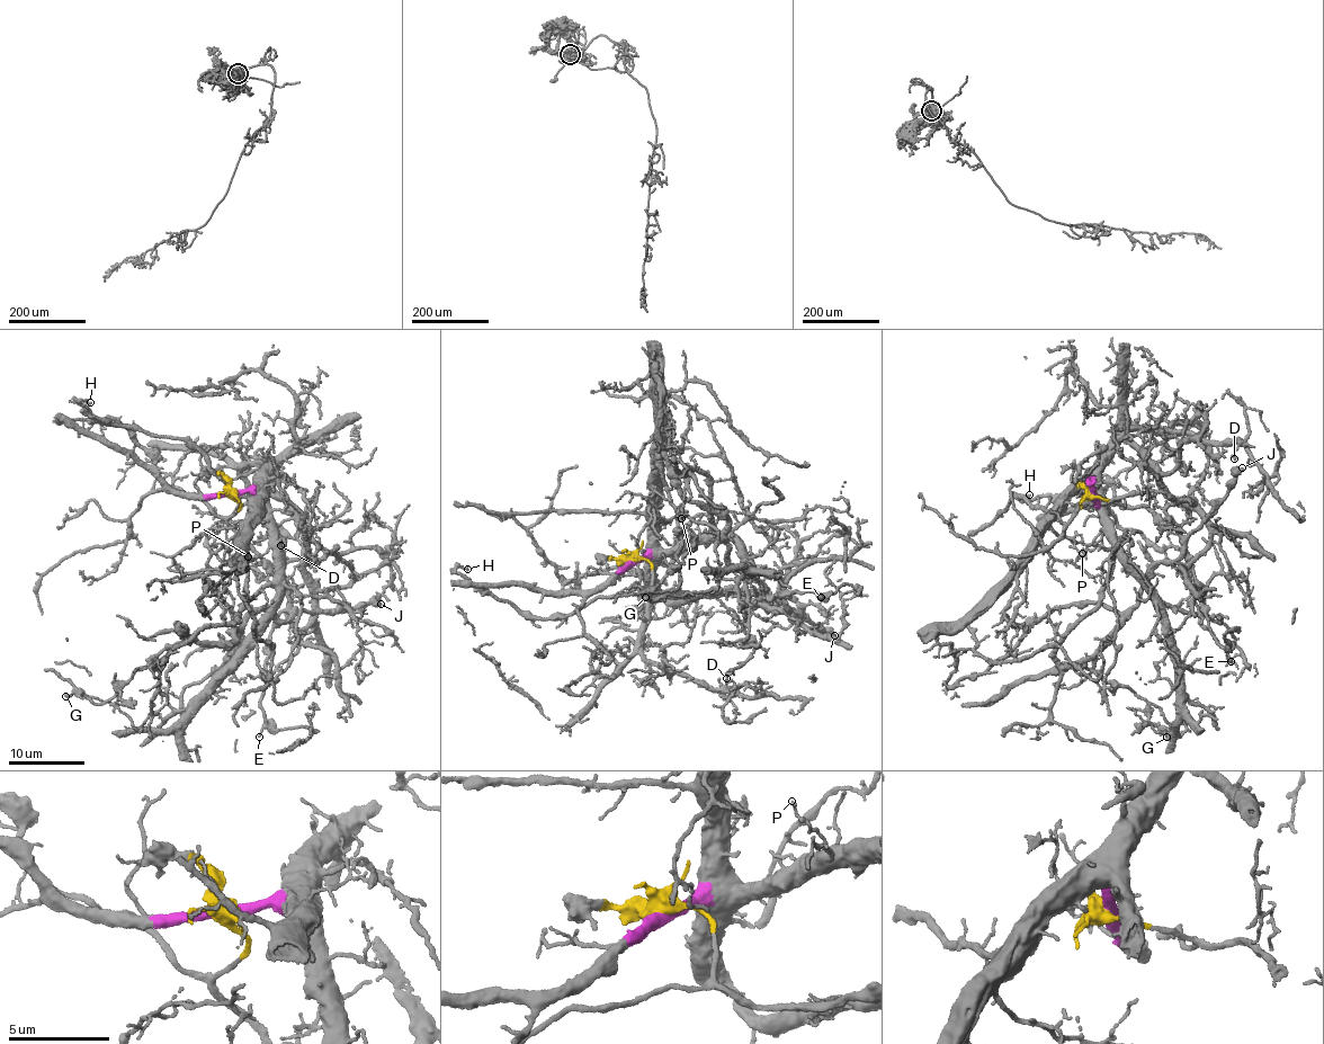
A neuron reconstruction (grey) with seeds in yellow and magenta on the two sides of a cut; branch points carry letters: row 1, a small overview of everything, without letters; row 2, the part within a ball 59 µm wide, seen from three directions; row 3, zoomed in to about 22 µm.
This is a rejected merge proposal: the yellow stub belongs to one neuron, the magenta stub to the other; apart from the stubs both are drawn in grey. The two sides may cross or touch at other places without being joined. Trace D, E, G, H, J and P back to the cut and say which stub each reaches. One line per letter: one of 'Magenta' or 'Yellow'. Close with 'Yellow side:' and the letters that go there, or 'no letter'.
D: Magenta
E: Yellow
G: Magenta
H: Yellow
J: Yellow
P: Magenta
Yellow side: E, H, J

